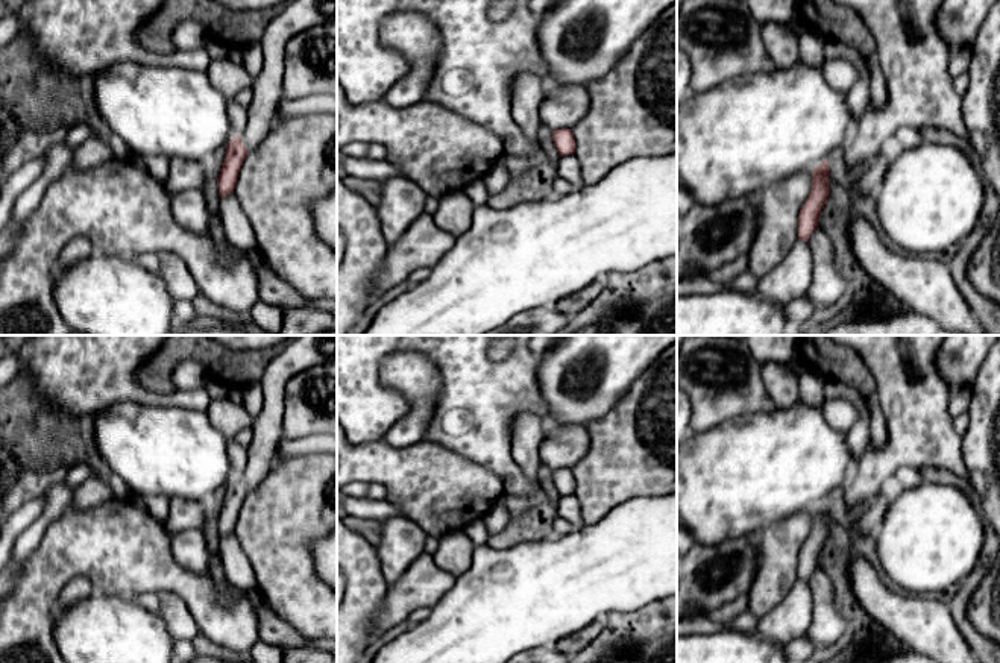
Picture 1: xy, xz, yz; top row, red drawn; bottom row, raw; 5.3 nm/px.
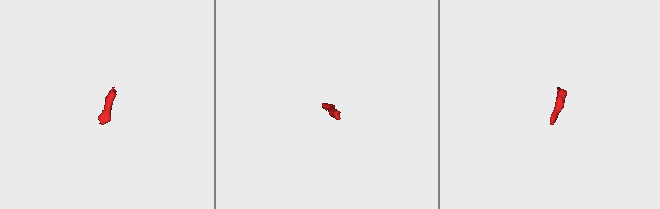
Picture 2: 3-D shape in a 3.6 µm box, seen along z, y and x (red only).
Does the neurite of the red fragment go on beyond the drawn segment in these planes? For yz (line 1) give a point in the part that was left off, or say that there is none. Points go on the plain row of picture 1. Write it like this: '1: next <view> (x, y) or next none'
1: next none

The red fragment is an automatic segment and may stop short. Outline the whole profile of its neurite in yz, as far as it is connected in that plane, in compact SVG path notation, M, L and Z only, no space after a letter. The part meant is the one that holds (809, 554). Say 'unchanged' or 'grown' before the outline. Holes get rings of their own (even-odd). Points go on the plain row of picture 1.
unchanged; M829 501L813 508L810 533L798 554L798 580L809 581L810 575L818 567L819 554L830 533L829 516Z

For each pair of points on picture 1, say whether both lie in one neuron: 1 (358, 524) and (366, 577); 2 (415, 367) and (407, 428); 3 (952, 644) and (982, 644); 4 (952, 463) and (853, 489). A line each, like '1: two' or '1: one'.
1: two
2: one
3: two
4: one

